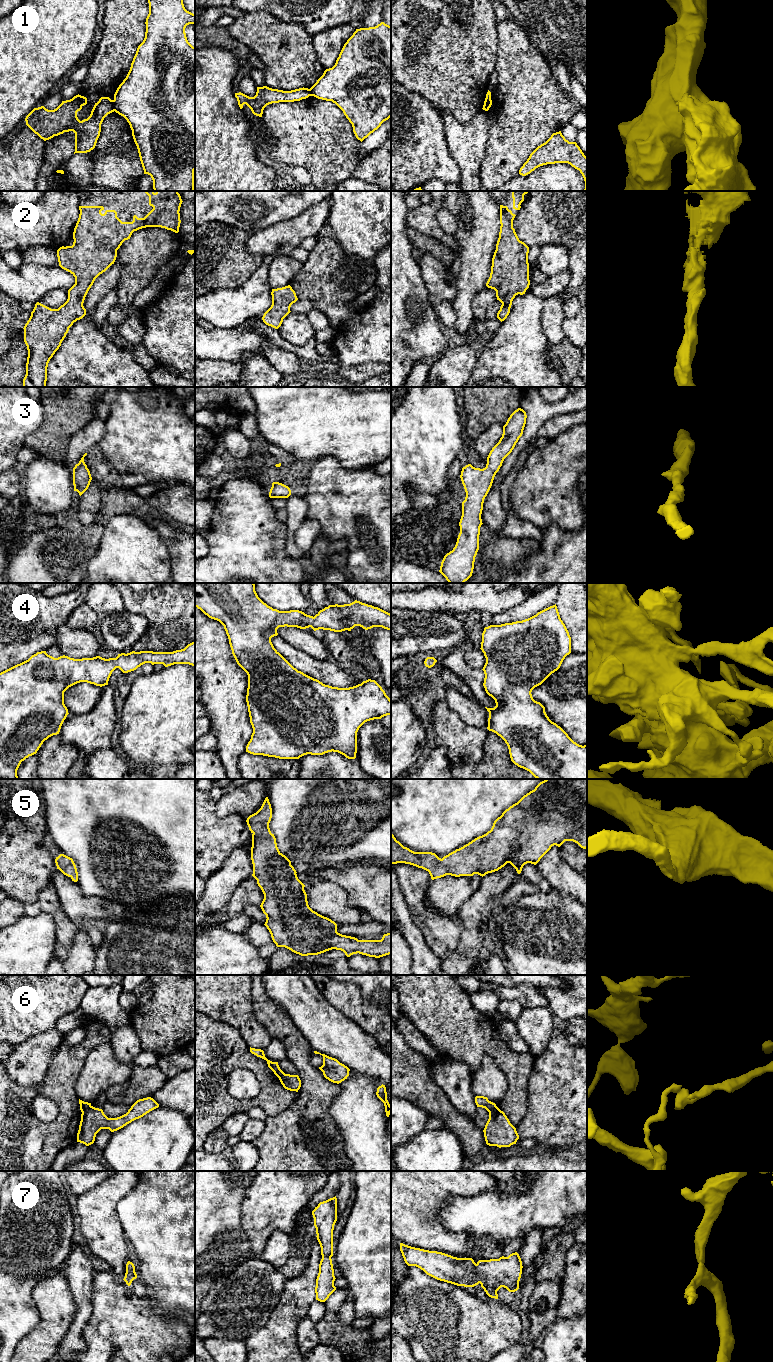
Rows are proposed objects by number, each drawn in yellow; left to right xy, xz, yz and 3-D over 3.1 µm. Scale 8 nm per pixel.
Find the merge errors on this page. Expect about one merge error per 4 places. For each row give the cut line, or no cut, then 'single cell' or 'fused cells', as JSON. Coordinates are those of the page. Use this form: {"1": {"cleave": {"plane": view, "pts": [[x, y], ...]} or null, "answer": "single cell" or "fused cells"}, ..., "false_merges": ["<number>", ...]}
{"1": {"cleave": {"plane": "xy", "pts": [[112, 100], [114, 110]]}, "answer": "fused cells"}, "2": {"cleave": null, "answer": "single cell"}, "3": {"cleave": null, "answer": "single cell"}, "4": {"cleave": null, "answer": "single cell"}, "5": {"cleave": null, "answer": "single cell"}, "6": {"cleave": {"plane": "xy", "pts": [[90, 1105], [82, 1112]]}, "answer": "fused cells"}, "7": {"cleave": null, "answer": "single cell"}, "false_merges": ["1", "6"]}

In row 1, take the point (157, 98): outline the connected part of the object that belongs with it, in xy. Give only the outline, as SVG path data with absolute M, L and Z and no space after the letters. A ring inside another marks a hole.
M148 0L149 14L146 18L146 32L143 42L138 46L130 70L114 94L114 111L123 116L130 125L137 146L144 174L151 176L154 191L194 191L195 171L195 47L187 40L185 28L195 24L195 14L187 11L183 0Z

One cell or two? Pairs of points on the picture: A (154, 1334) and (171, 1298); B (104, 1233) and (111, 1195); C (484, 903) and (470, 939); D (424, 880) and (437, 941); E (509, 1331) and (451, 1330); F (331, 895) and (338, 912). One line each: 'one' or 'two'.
A: two
B: one
C: one
D: one
E: one
F: one

